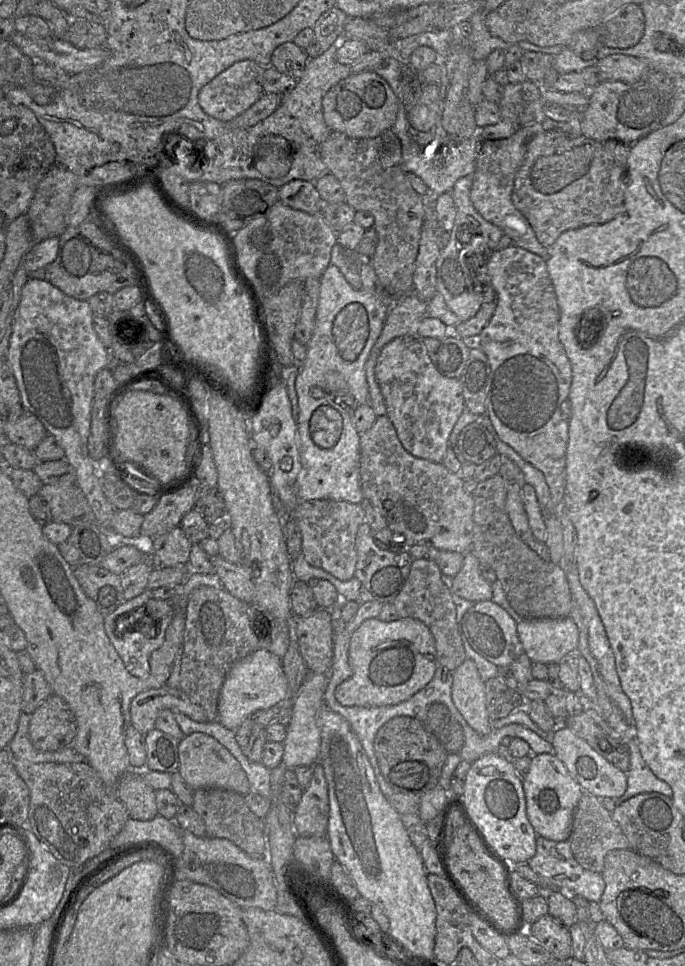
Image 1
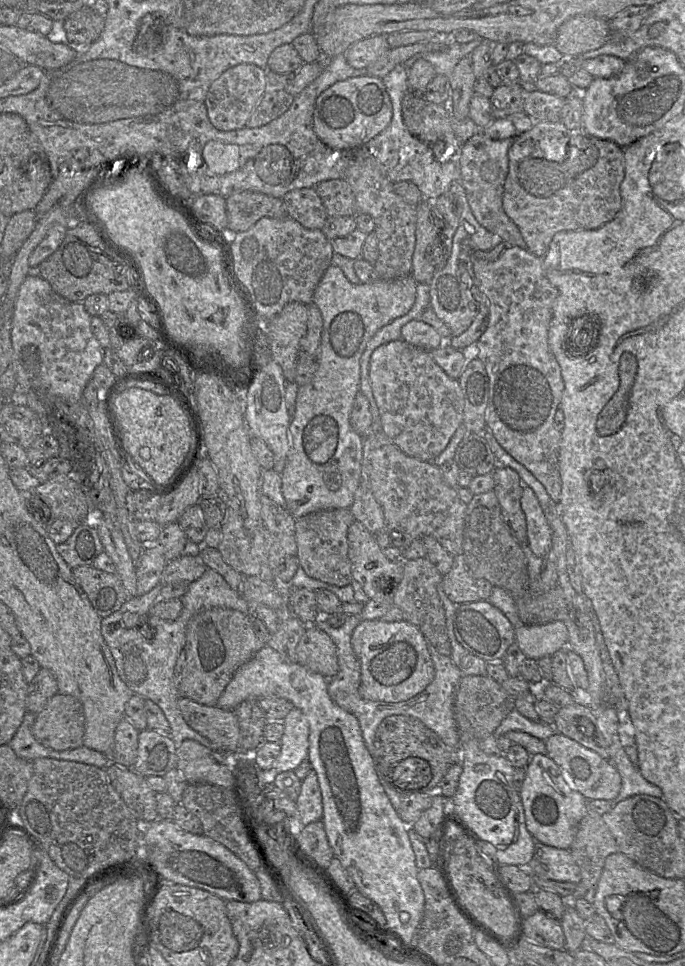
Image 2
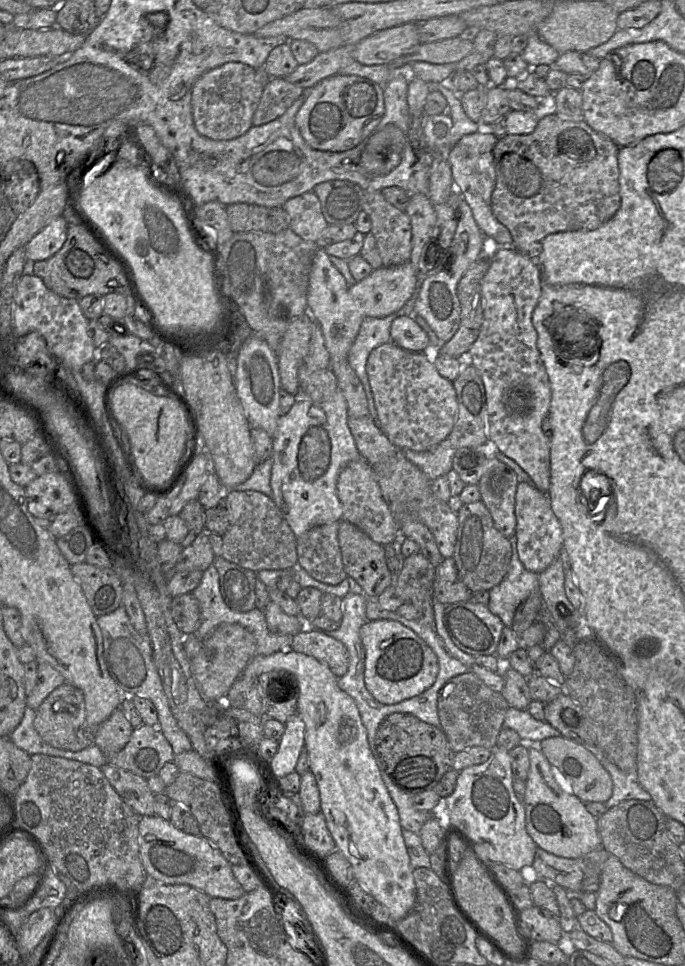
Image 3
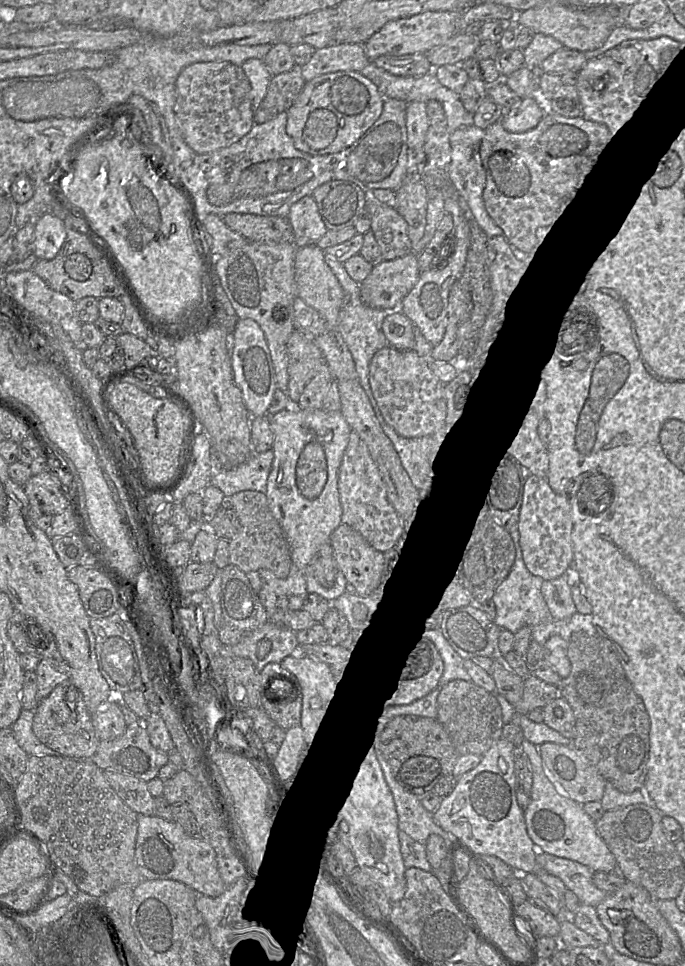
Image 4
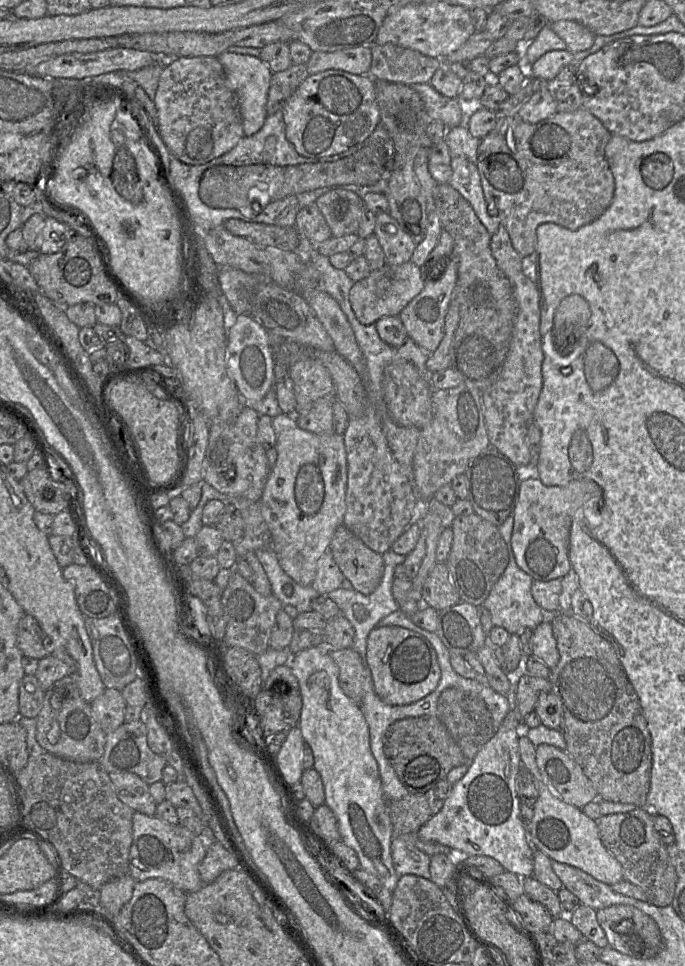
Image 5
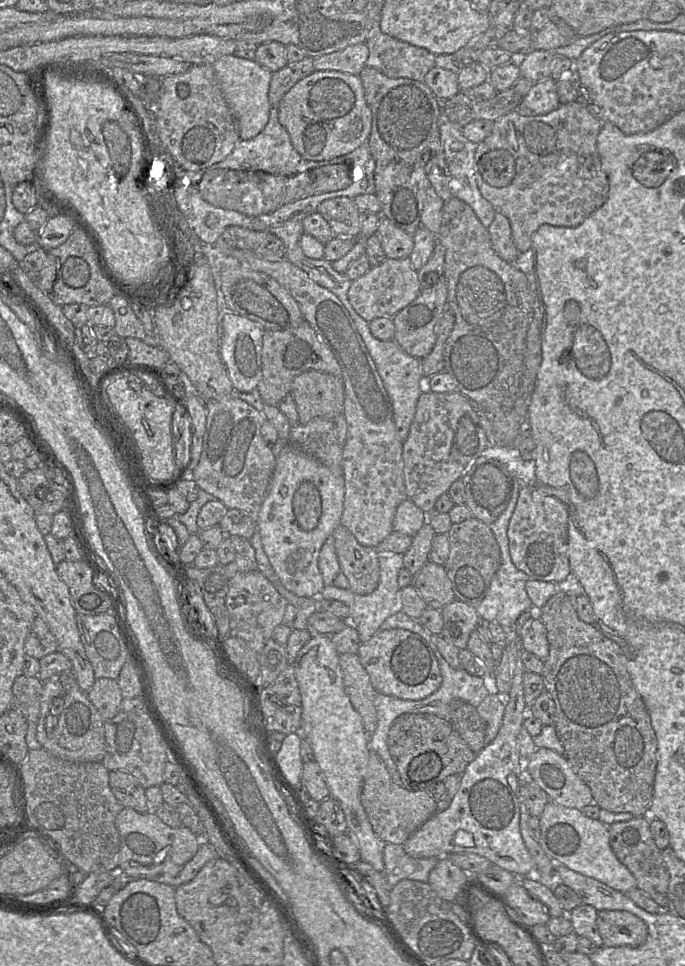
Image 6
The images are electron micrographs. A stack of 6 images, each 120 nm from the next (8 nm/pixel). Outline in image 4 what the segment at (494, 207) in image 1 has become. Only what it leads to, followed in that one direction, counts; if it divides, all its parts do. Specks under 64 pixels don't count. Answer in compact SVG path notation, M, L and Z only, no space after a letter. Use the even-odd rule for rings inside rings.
M474 125L453 132L450 135L451 162L447 173L458 196L469 207L482 230L491 238L502 236L503 231L489 216L484 206L483 190L486 184L486 173L480 158L480 146L484 137L485 130Z

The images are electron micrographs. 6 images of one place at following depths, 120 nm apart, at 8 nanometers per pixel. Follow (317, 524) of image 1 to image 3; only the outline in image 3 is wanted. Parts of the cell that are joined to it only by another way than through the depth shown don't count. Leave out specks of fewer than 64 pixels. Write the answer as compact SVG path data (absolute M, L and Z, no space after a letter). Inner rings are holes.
M335 521L319 525L297 537L298 567L302 567L313 579L332 586L340 584L348 577L338 541L339 524L339 521Z

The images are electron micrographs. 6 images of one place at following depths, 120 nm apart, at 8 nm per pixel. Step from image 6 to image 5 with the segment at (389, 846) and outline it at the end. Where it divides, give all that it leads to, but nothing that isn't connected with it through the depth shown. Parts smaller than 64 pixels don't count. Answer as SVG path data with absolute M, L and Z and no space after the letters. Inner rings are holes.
M394 836L391 841L391 858L398 878L411 874L430 879L430 856L417 849L408 836Z

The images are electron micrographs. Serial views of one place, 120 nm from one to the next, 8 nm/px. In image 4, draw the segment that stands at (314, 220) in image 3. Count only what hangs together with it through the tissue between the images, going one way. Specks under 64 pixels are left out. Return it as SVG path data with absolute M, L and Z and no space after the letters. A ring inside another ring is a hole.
M306 195L292 204L287 218L297 247L316 244L328 231L312 195Z

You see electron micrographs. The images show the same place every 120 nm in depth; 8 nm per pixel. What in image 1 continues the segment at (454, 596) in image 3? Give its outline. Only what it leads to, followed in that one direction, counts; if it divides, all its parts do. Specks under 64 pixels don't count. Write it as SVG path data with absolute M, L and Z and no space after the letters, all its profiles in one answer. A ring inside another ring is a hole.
M472 553L464 554L462 568L452 579L452 594L474 603L492 599L492 584L482 577L480 563Z

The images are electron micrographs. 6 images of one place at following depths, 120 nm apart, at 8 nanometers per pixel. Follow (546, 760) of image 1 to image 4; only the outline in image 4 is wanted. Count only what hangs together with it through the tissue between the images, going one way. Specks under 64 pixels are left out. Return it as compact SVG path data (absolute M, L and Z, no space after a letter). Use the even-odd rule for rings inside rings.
M523 740L521 749L528 757L532 772L529 805L524 812L526 831L536 848L556 857L578 862L593 872L617 872L617 862L597 832L596 821L569 797L562 796L549 782L539 754L539 746Z

